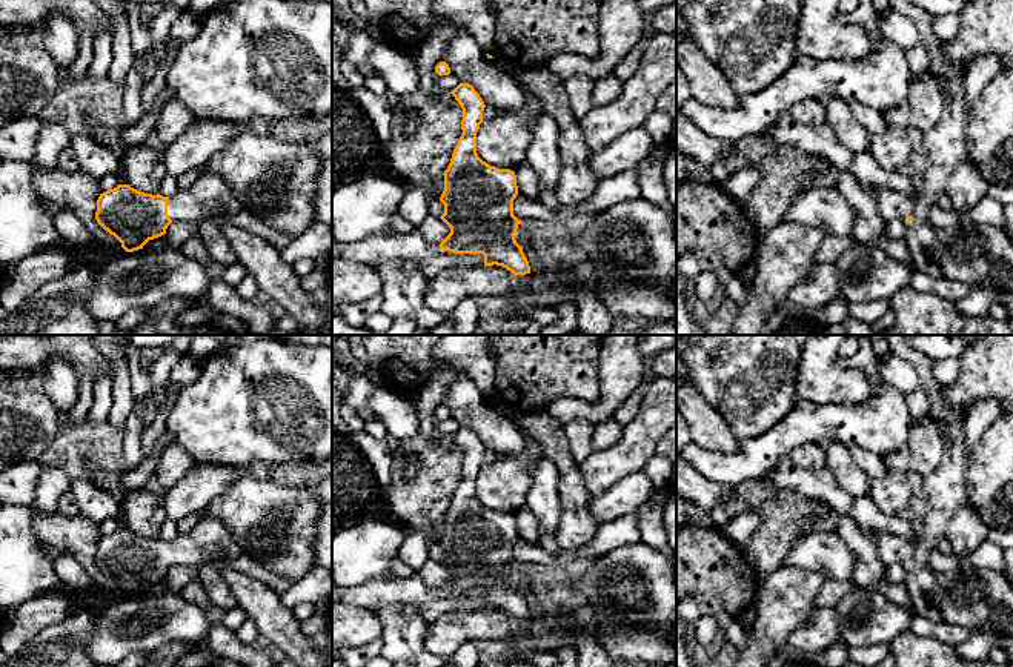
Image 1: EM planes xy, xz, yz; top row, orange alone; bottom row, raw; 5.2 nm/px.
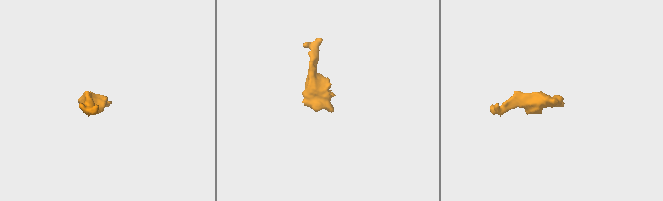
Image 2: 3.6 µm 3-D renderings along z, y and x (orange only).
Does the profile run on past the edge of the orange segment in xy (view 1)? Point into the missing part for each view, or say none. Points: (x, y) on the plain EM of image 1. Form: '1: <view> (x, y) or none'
1: xy (209, 538)

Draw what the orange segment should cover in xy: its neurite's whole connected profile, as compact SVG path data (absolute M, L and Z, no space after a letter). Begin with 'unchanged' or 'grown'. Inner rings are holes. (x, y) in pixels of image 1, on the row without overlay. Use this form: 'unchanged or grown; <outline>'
grown; M200 515L195 527L180 535L174 541L163 541L160 538L144 538L129 529L118 529L100 538L97 544L97 567L114 579L126 596L143 593L143 590L154 582L166 578L168 570L174 564L204 564L215 558L228 556L238 558L244 553L241 543L231 533L231 530L212 516Z

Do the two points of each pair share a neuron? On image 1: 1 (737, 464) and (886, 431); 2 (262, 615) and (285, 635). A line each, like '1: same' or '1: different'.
1: same
2: same

